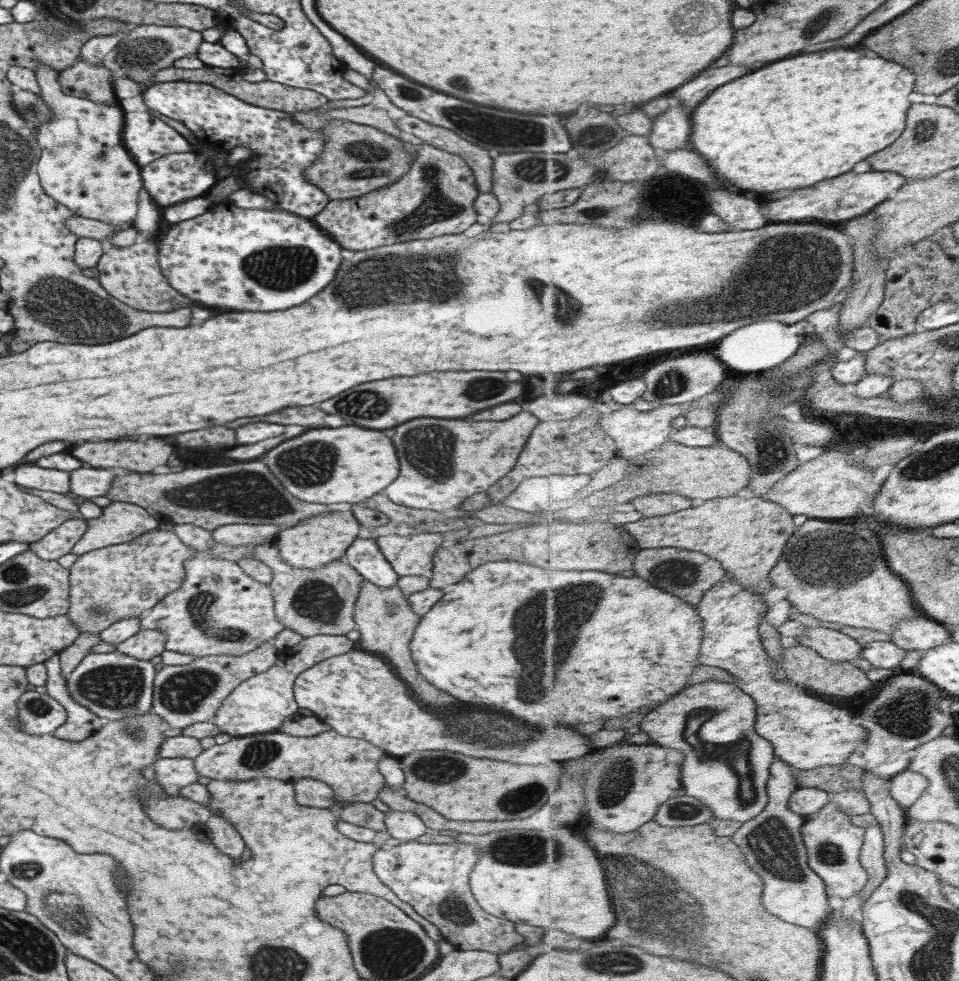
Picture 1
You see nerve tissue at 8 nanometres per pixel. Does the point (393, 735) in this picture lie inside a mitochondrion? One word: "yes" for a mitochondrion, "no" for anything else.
no

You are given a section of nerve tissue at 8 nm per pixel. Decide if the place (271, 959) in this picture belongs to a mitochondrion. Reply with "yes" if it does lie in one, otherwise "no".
yes

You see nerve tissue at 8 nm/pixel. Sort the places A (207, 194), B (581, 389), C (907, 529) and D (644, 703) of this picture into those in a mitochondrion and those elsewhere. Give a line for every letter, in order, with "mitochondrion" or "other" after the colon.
A: other
B: other
C: other
D: other

